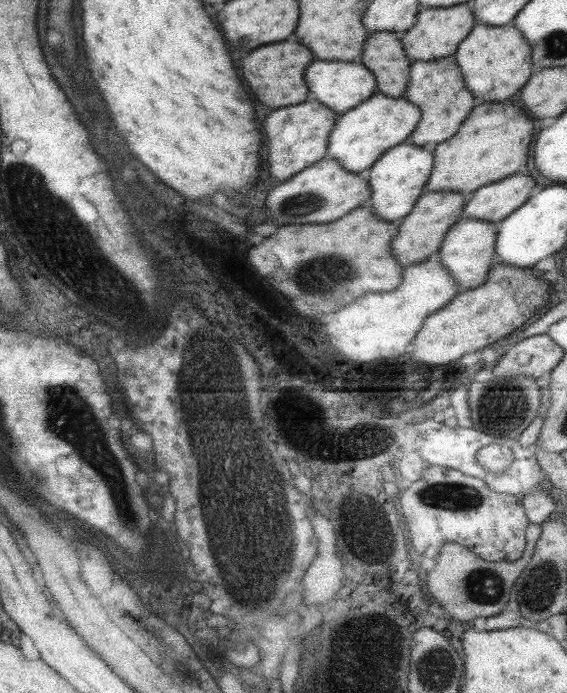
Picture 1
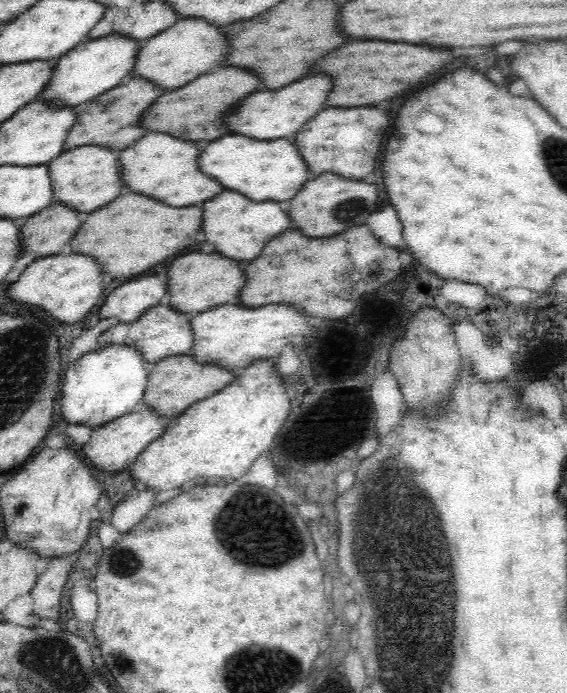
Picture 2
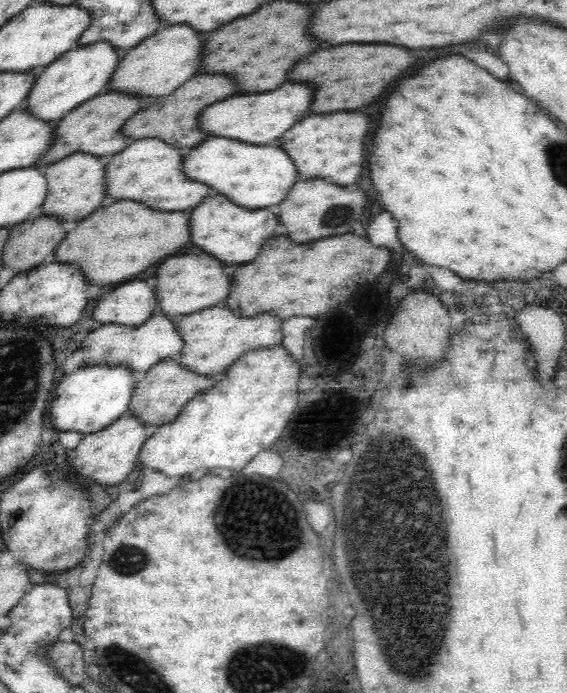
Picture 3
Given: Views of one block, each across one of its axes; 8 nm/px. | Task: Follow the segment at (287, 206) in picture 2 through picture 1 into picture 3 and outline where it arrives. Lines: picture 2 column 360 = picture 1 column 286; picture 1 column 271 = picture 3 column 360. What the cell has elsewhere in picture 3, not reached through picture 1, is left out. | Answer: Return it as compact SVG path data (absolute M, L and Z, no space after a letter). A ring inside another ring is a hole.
M299 178L290 194L276 207L276 210L280 210L280 222L288 228L288 236L294 242L310 242L334 234L344 234L342 226L352 230L352 224L362 218L368 206L368 194L356 186L358 184L354 184L354 188L347 188L324 178Z

